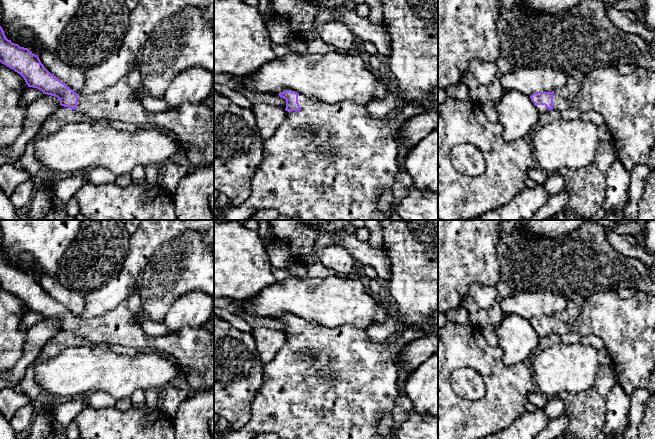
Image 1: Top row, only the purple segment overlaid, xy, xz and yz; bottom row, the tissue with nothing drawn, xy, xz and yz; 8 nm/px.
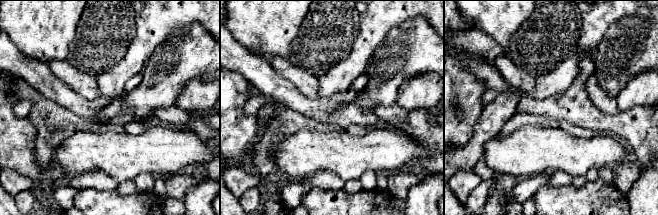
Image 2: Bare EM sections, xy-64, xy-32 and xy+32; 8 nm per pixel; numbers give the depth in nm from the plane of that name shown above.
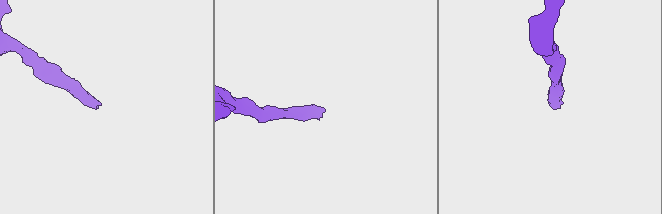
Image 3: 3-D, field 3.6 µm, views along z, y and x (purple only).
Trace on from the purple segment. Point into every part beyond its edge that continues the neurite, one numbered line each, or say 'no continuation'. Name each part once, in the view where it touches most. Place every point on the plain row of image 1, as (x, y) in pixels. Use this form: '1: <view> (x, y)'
1: xz (328, 382)

